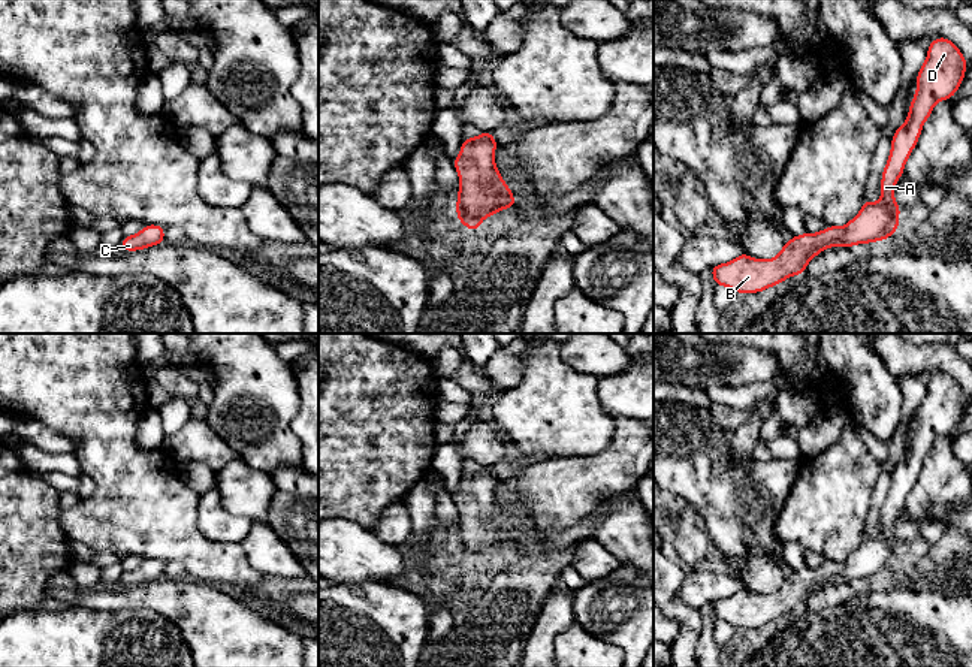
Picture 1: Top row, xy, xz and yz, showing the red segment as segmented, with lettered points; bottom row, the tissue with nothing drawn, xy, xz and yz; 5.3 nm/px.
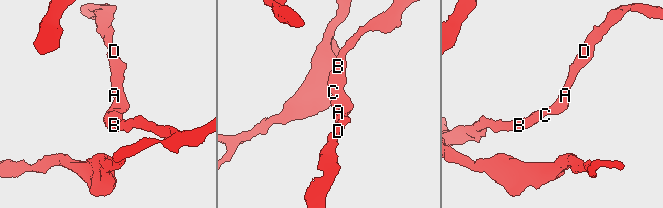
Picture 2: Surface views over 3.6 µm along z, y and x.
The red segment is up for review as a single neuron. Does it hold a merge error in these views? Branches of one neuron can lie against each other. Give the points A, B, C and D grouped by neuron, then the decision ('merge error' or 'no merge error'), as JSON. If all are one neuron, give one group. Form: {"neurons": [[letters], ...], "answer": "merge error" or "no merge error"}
{"neurons": [["A", "B", "C", "D"]], "answer": "no merge error"}

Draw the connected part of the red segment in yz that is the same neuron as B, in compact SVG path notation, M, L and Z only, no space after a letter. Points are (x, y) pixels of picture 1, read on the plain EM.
M948 372L930 377L927 393L915 413L917 428L911 435L908 455L896 464L891 474L878 538L864 534L860 547L842 562L827 559L819 568L793 571L773 594L761 595L742 588L728 598L710 601L715 619L736 628L760 628L788 612L802 610L808 598L825 583L836 580L851 583L855 579L867 580L893 571L899 564L900 550L900 540L894 537L896 516L903 510L905 498L935 440L957 428L966 404L965 390Z

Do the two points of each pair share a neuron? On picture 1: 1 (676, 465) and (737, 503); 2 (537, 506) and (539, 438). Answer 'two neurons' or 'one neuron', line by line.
1: one neuron
2: two neurons

